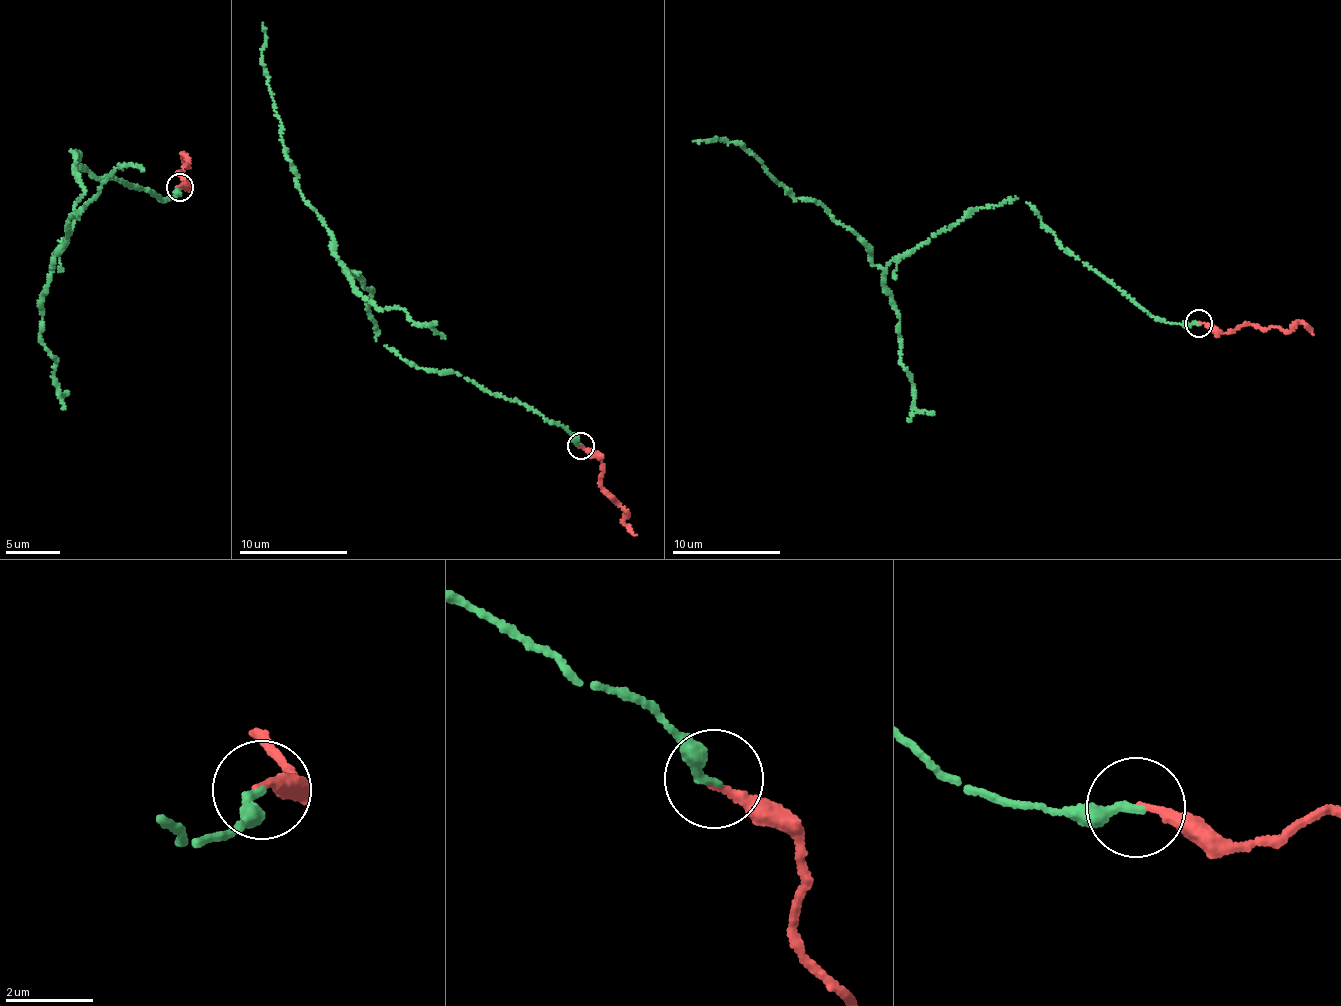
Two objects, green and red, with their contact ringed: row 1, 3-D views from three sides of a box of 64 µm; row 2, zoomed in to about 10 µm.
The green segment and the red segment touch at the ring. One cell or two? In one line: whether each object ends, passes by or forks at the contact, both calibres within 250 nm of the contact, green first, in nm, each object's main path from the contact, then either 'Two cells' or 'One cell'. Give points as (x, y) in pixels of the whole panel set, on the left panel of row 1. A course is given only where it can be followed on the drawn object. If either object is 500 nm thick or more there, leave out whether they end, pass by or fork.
At the ring green ends. At the ring red ends. Thickness 220 nm (green) against 190 nm. Course of green: (180, 186), (162, 201), (95, 179), (69, 151), (85, 187), (51, 267), (71, 216), (120, 166), (144, 170). Course of red: (179, 186), (185, 182), (188, 186), (176, 172), (186, 165), (181, 155), (185, 162). One cell

